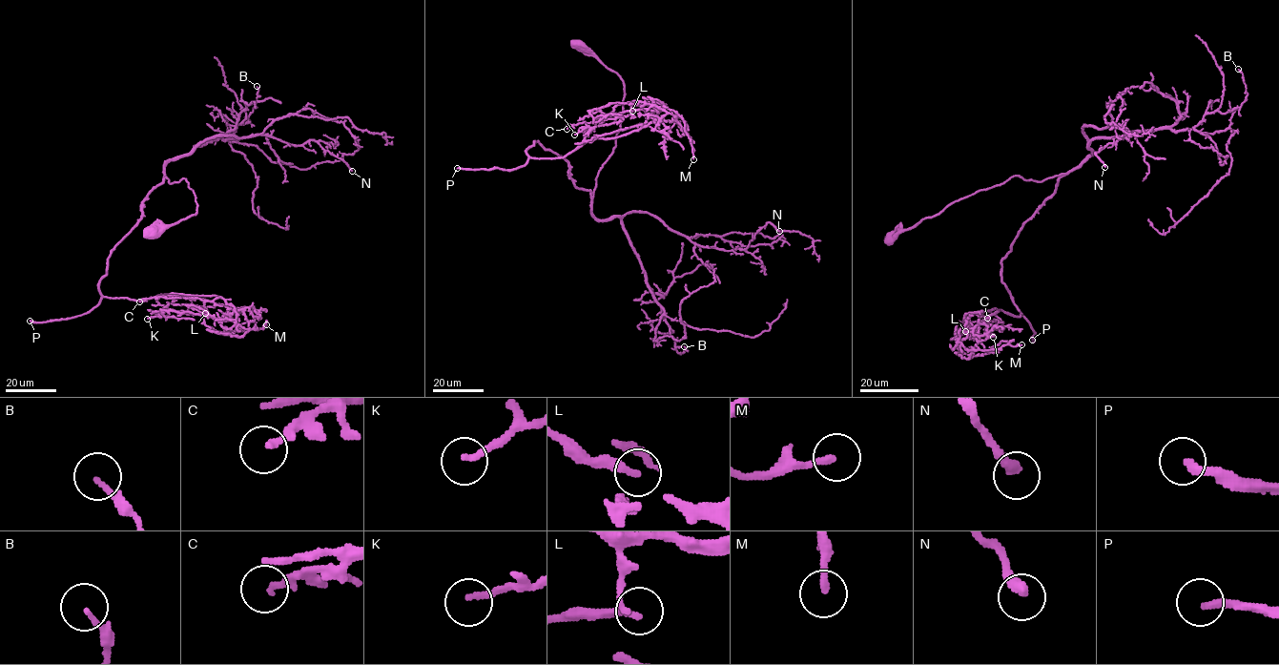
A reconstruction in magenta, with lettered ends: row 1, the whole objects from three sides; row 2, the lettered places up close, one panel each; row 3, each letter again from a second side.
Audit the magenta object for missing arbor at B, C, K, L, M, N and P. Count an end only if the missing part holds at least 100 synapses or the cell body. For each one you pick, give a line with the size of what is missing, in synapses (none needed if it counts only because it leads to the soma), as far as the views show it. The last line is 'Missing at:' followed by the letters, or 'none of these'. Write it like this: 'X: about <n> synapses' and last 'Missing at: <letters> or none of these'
P: about 900 synapses
Missing at: P

